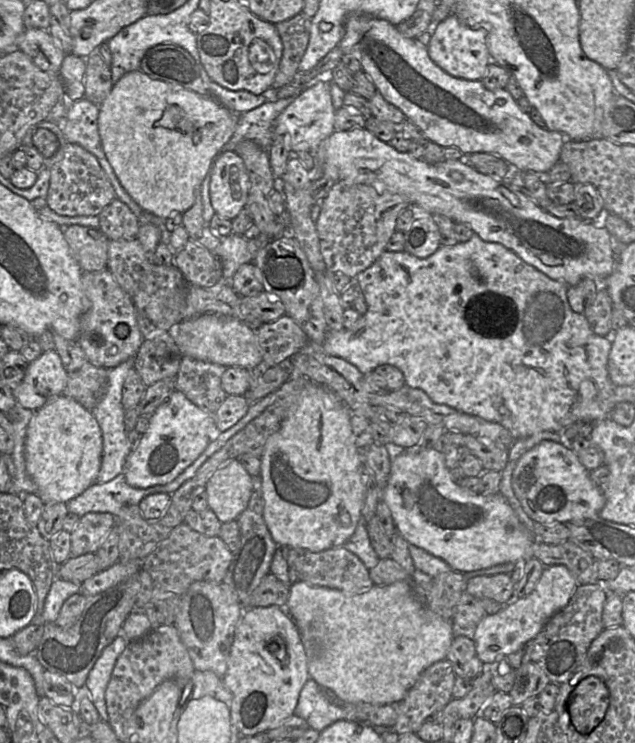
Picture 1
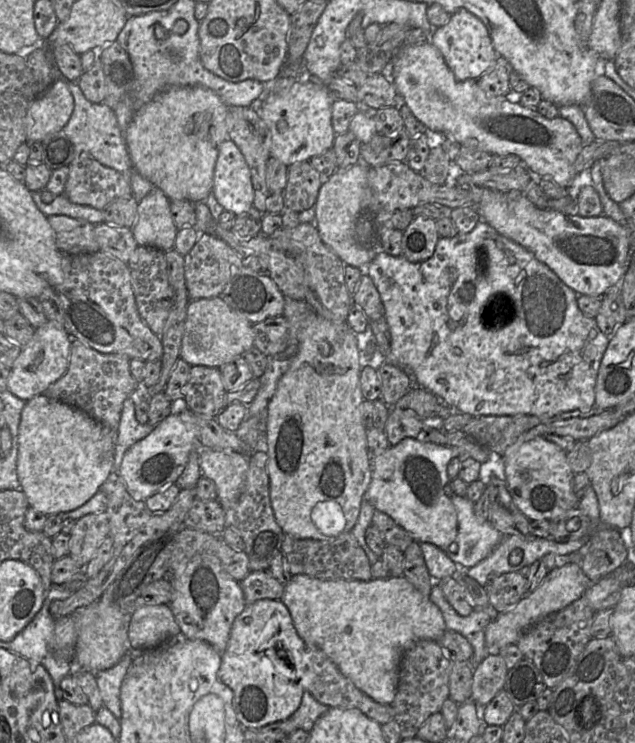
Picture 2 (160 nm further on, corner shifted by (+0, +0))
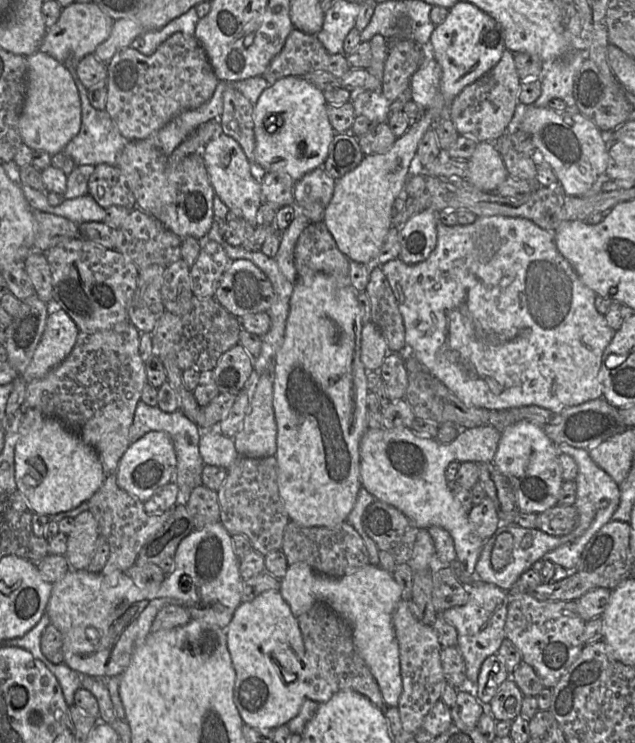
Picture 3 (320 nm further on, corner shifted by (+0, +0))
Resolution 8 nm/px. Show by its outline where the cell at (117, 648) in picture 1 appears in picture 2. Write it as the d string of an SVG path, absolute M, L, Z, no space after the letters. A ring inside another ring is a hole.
M130 650L113 667L96 673L96 681L103 705L120 719L122 715L120 691L122 682L132 665L135 651Z

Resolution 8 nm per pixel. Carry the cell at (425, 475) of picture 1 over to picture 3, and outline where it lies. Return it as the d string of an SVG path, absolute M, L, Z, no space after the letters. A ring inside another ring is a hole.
M490 425L460 429L458 436L449 444L442 444L415 433L407 427L393 429L368 428L360 442L360 481L362 486L376 500L394 506L404 513L418 529L439 526L449 532L454 541L457 559L464 566L469 576L474 576L475 567L484 546L484 541L477 535L468 519L468 511L455 499L452 485L446 480L445 471L452 461L459 463L470 461L477 464L493 462L501 432Z

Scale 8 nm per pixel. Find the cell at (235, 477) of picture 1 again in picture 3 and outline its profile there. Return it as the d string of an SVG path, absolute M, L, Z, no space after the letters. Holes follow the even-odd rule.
M216 429L201 431L199 451L205 465L227 470L239 457L233 438L224 436Z

